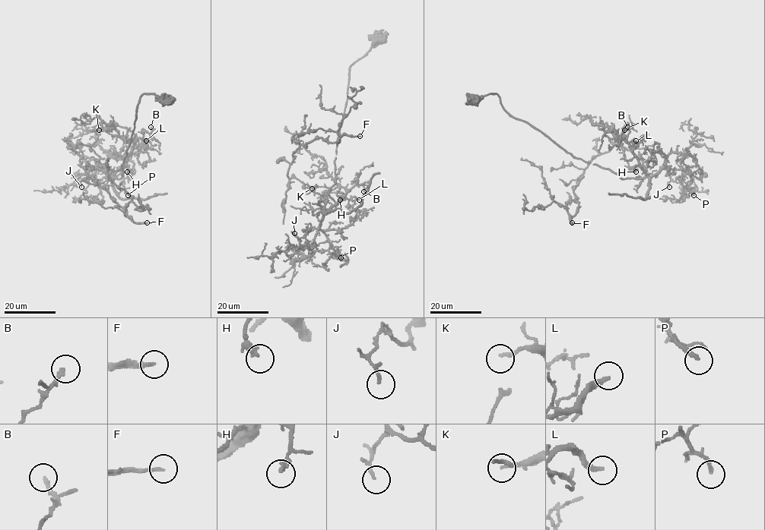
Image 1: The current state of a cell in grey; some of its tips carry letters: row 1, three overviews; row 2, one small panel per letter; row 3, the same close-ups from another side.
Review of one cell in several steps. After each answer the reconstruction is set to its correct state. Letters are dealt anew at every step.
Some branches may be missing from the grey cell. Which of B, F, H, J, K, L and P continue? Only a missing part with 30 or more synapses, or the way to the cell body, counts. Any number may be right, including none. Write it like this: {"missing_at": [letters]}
{"missing_at": ["F", "L"]}

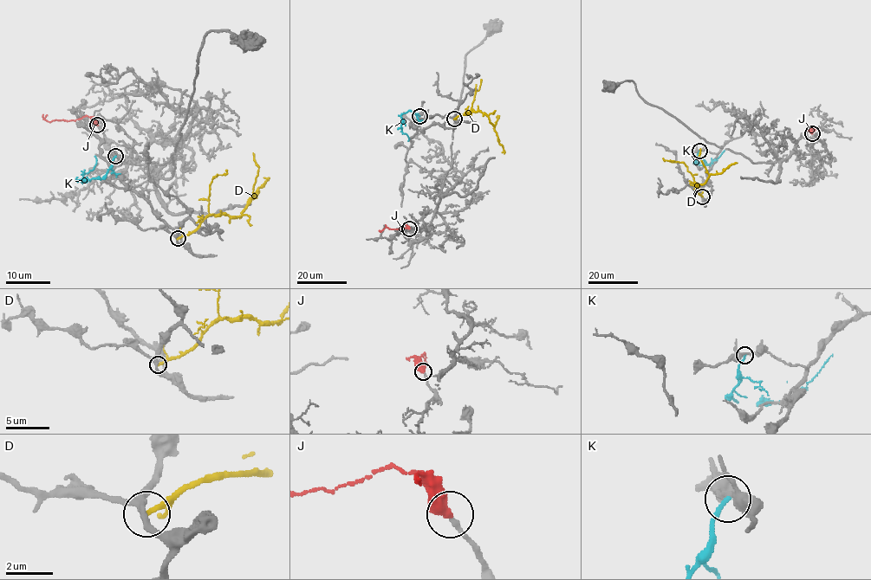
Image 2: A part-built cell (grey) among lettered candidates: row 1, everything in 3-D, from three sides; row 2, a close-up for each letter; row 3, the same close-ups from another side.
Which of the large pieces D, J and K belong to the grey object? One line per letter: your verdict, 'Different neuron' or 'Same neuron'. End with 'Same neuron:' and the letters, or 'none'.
D: Different neuron
J: Same neuron
K: Different neuron
Same neuron: J

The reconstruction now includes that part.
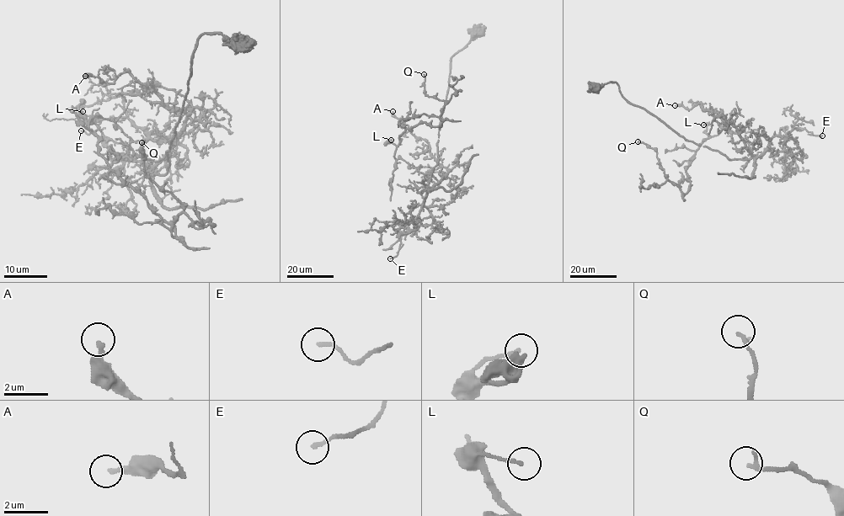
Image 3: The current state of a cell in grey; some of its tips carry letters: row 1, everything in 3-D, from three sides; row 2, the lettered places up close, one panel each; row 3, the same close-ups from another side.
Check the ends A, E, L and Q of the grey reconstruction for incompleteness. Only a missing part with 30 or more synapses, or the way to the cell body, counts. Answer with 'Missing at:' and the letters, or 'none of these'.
Missing at: none of these

